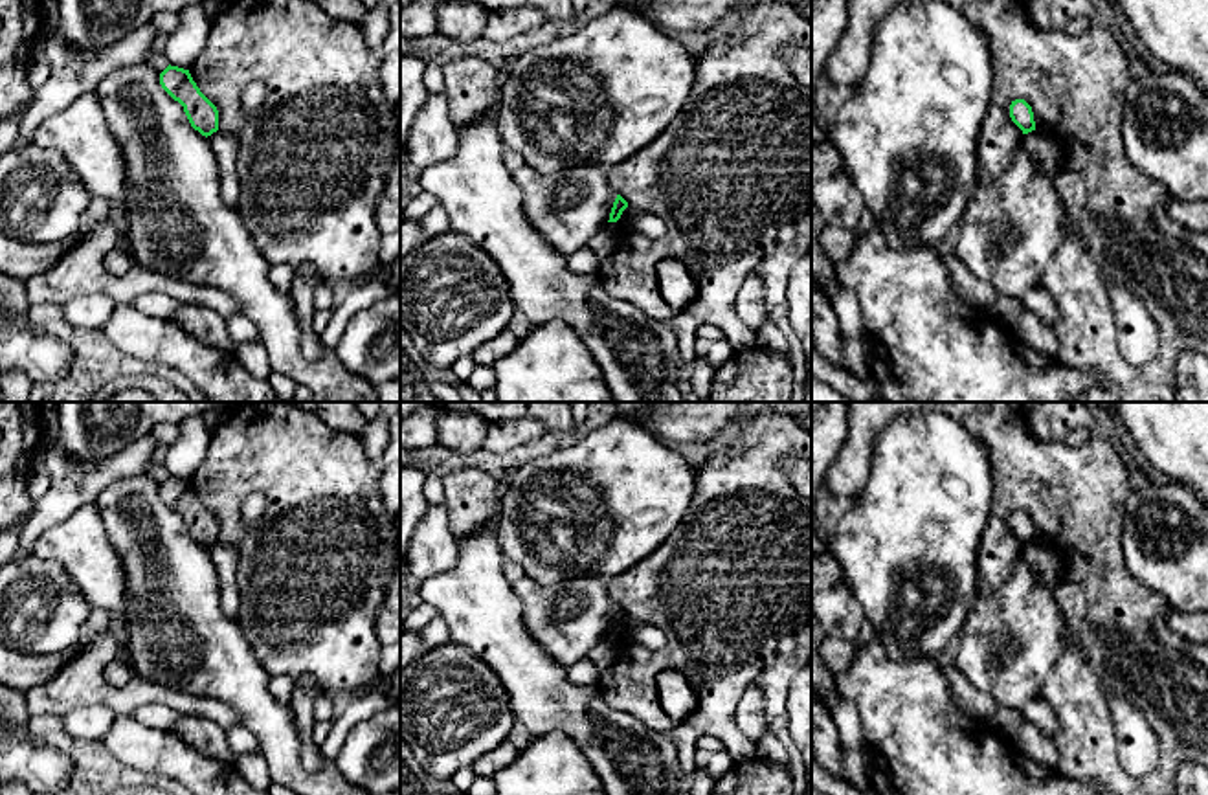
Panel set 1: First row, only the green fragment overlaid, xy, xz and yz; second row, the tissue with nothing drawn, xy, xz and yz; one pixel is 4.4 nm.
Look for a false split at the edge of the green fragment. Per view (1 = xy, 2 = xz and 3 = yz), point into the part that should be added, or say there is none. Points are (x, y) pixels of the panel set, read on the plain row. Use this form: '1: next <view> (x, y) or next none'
1: next none
2: next none
3: next none

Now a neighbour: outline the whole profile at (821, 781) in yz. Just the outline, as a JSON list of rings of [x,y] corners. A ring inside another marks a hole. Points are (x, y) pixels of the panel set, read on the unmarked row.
[[[811,755],[811,789],[821,791],[824,795],[878,795],[872,786],[861,789],[837,777],[832,777],[815,762],[813,755]]]

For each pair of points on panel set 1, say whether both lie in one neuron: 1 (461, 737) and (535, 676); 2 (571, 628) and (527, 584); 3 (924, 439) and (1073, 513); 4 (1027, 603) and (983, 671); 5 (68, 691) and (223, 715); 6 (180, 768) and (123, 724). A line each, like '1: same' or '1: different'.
1: different
2: same
3: different
4: same
5: same
6: same

